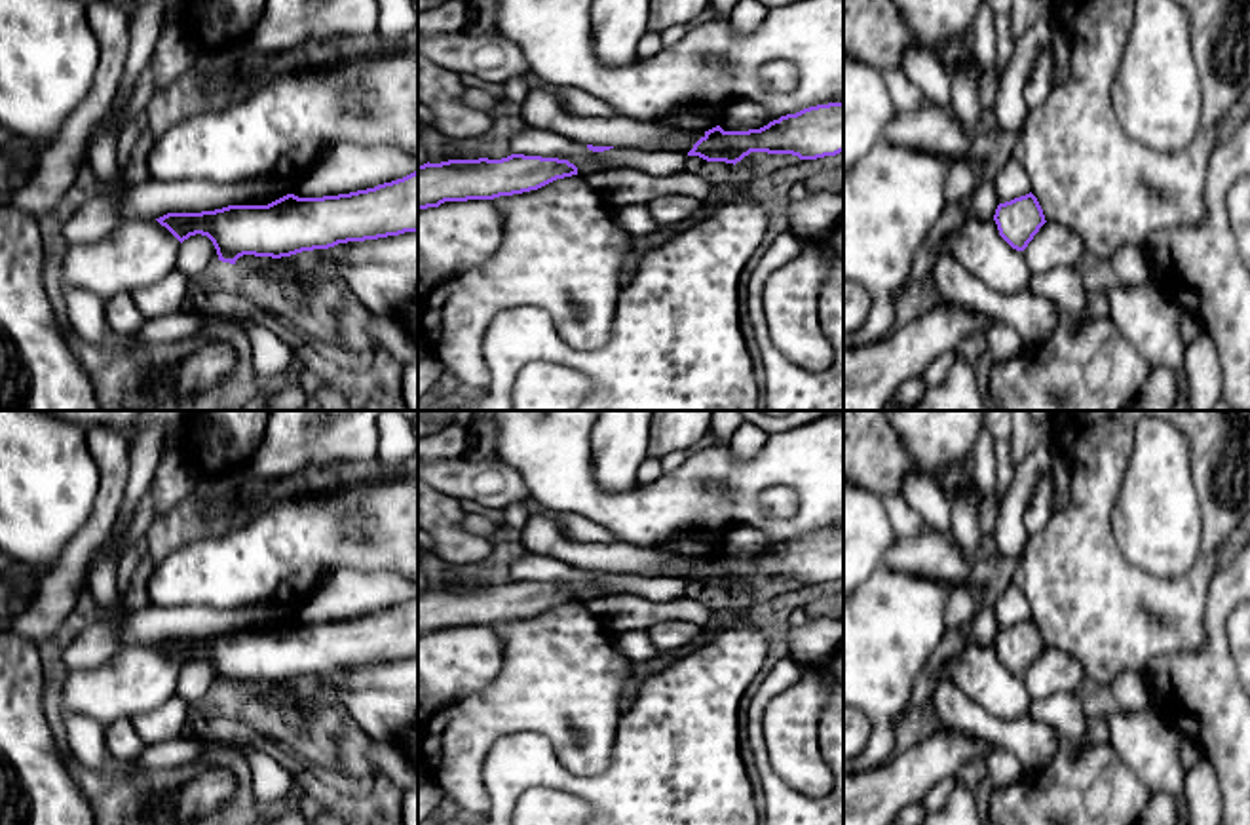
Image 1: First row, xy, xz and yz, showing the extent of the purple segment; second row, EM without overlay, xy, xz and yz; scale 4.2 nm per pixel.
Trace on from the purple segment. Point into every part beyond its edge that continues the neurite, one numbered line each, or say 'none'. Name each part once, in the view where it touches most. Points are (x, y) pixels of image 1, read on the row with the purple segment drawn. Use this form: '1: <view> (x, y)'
none

